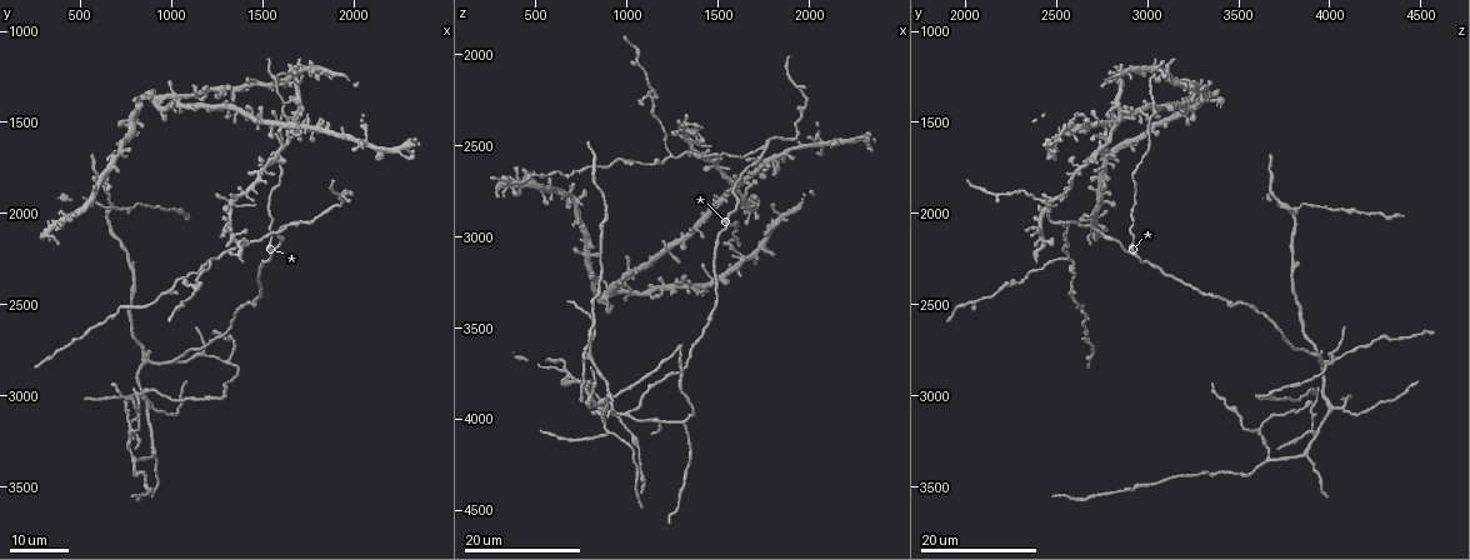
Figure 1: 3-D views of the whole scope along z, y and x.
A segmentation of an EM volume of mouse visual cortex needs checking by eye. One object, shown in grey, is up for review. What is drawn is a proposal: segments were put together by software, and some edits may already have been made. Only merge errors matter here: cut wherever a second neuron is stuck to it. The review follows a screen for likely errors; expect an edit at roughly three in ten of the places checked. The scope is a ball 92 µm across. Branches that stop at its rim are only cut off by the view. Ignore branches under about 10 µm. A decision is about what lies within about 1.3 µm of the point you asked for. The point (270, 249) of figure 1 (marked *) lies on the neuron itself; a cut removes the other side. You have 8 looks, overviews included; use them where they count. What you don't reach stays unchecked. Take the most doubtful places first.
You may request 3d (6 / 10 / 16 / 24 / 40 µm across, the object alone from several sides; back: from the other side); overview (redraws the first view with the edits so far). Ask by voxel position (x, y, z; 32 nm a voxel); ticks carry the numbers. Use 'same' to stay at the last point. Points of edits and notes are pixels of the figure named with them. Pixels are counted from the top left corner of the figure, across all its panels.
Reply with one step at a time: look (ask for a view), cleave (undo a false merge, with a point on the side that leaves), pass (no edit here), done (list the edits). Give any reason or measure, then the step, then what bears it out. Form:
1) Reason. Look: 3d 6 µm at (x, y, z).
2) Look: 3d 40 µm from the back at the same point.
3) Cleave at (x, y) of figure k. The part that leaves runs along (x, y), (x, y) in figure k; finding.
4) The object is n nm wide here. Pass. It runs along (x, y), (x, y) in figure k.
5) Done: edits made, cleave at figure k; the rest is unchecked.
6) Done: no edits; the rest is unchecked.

Four arms meet. Look: 3d 24 µm at (680, 1960, 3740).

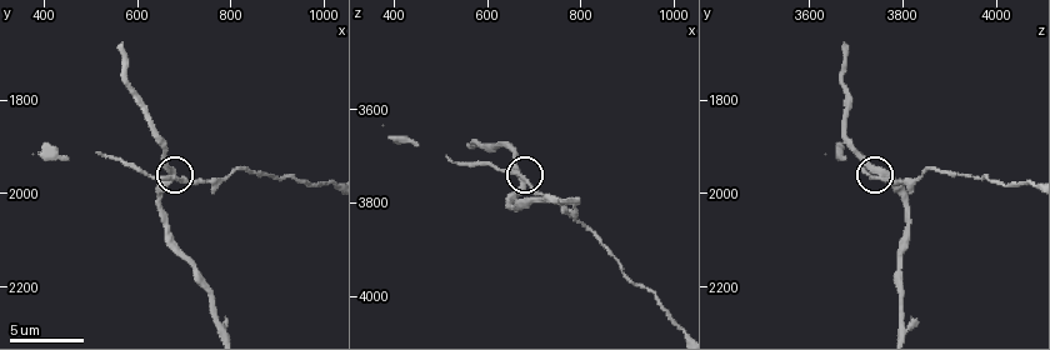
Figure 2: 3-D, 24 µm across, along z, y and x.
Look: 3d 6 µm at (680, 1970, 3755).

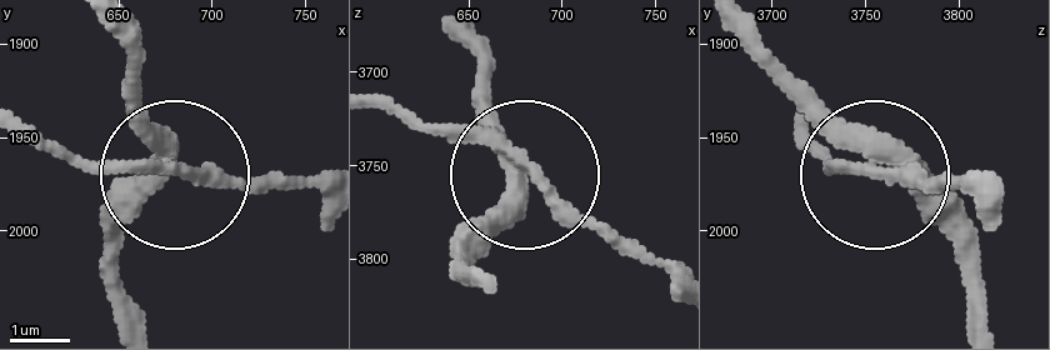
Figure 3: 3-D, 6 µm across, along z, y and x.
4 arms meet here. Pass. It runs along (491, 274), (461, 254), (511, 184), (506, 159), (391, 99) in figure 3; one neuron here.

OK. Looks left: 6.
Three-way junction. Look: 3d 24 µm at (1740, 2040, 2520).

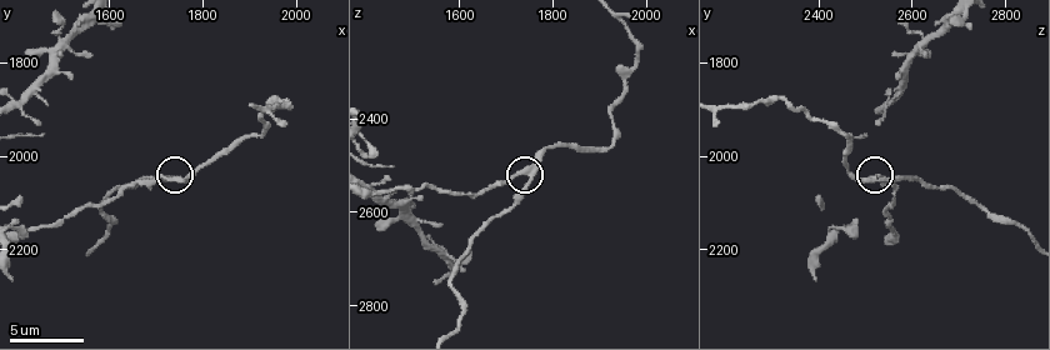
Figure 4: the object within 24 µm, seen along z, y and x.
Look: 3d 10 µm at (1735, 2050, 2515).

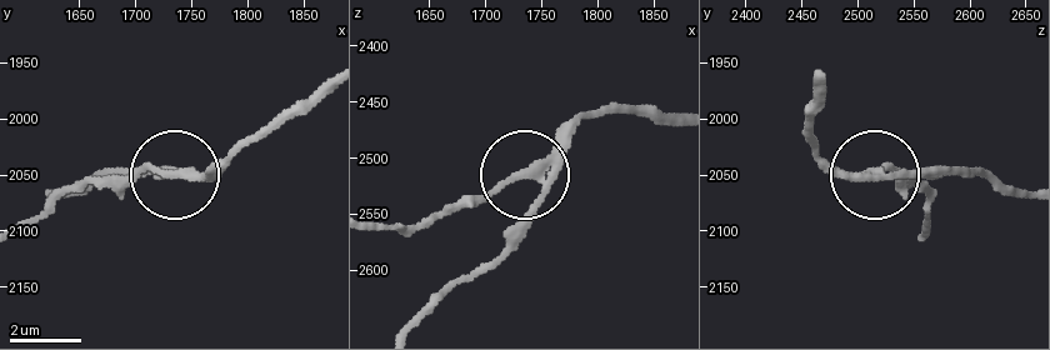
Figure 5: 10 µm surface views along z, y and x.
The side arm is 26 µm long. Cleave at (166, 176) of figure 5. The part that leaves runs along (206, 175), (84, 184), (21, 223) in figure 5; two neurons meet here.

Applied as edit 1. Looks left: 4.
Branch point. Look: 3d 24 µm at (880, 3060, 4000).

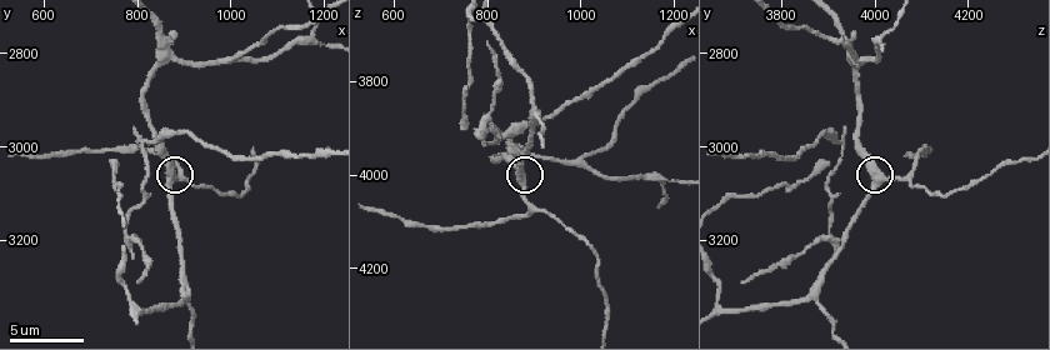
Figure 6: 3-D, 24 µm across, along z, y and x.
Look: 3d 10 µm at (865, 3080, 4010).

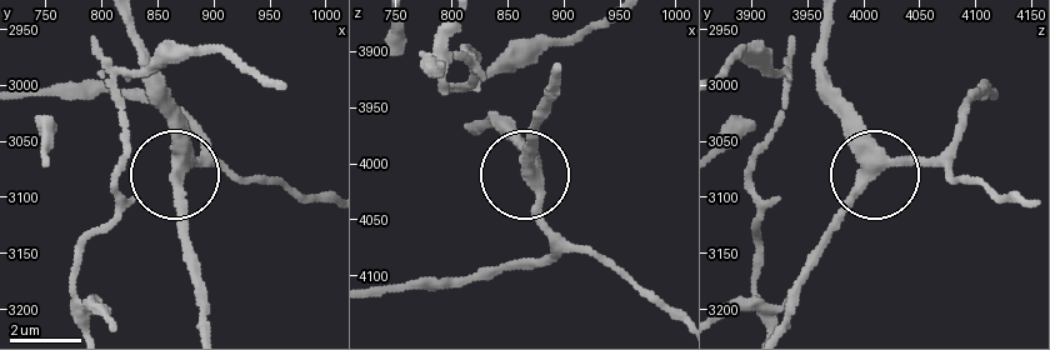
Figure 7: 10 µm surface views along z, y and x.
3 arms meet here. Pass. It runs along (828, 24), (828, 88), (866, 168), (950, 168) in figure 7; continuous, no second neuron.

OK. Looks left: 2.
Arms part here. Look: 3d 24 µm at (1320, 2800, 4020).

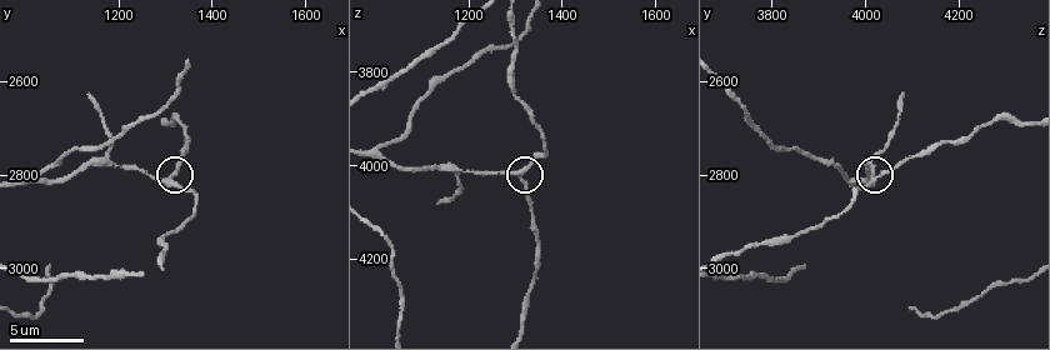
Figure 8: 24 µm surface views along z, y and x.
Look: 3d 10 µm at (1310, 2800, 4025).

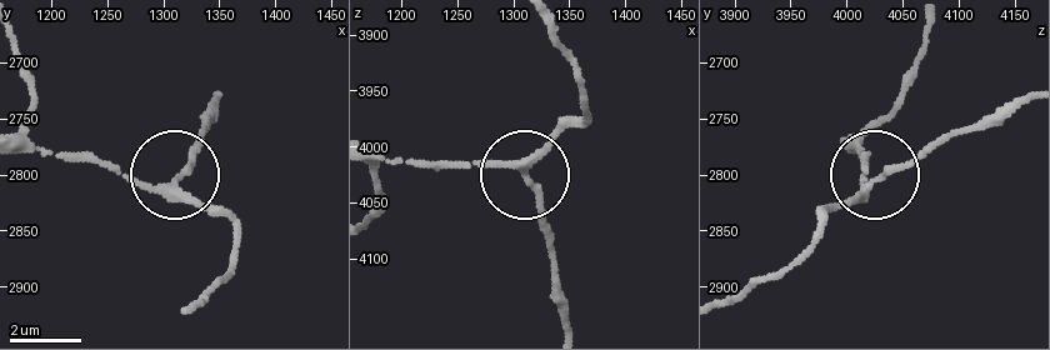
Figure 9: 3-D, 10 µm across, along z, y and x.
The object is 220 nm wide here. Pass. It runs along (373, 155), (515, 168), (549, 243) in figure 9; one neuron here.

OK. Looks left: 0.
Done: edits made, cleave at figure 5; the rest is unchecked.

